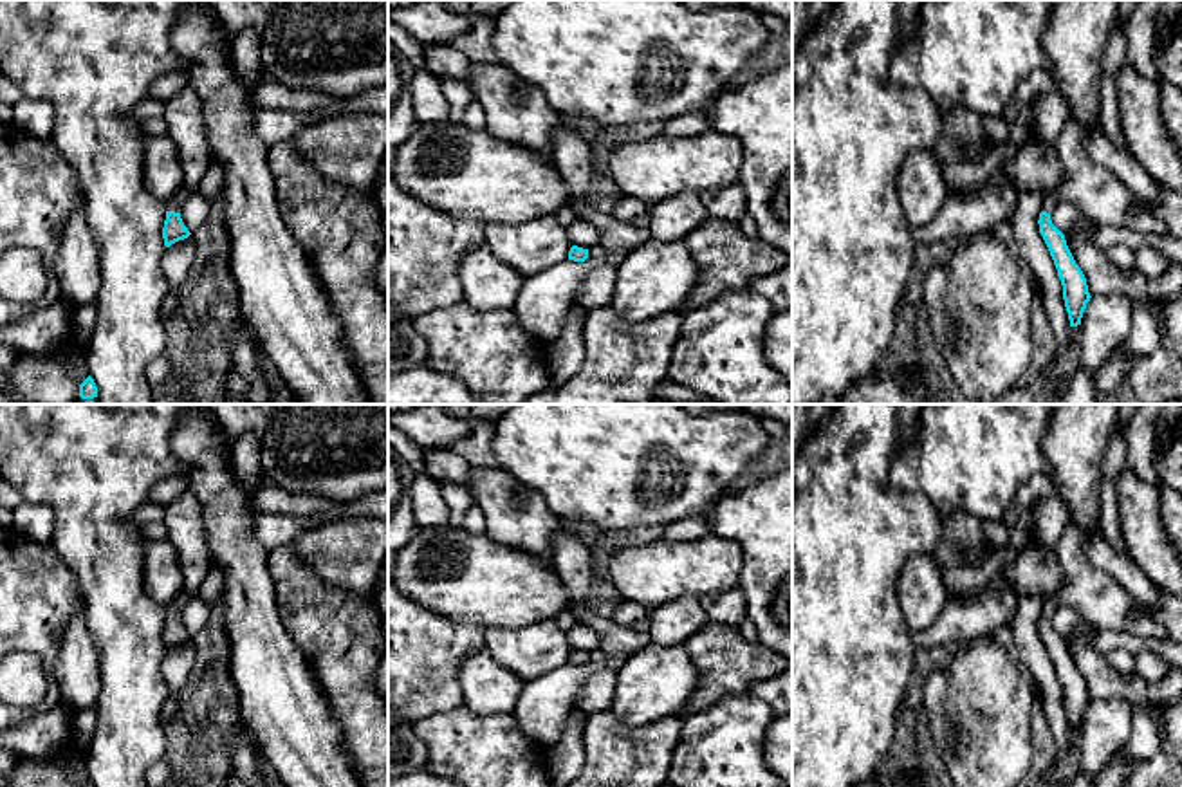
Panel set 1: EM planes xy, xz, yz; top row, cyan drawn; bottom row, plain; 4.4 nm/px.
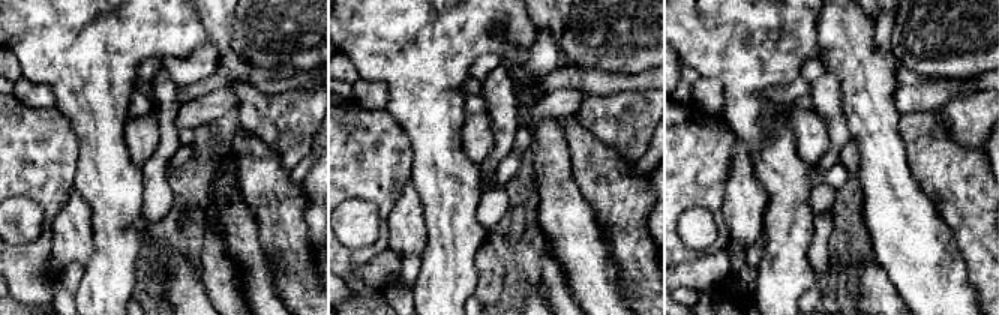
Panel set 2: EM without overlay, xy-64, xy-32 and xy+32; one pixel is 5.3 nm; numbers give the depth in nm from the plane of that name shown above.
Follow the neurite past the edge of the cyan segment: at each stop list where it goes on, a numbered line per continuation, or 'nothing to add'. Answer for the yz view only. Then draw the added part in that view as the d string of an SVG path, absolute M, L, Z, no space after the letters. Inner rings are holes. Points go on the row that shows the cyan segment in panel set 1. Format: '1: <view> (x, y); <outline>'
1: yz (1101, 195); M1072 119L1056 141L1065 166L1063 182L1043 197L1043 211L1067 200L1076 204L1095 226L1113 226L1142 235L1168 235L1164 224L1140 206L1140 200L1110 170L1095 164L1083 146L1086 126Z

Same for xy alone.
1: xy (175, 203); M182 184L182 188L166 200L166 211L180 213L186 199L191 195L191 191Z

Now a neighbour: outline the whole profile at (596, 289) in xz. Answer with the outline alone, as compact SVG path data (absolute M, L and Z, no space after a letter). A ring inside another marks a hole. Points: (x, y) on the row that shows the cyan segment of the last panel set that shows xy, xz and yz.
M605 264L592 269L581 282L576 292L576 303L585 309L608 307L614 298L617 267Z

